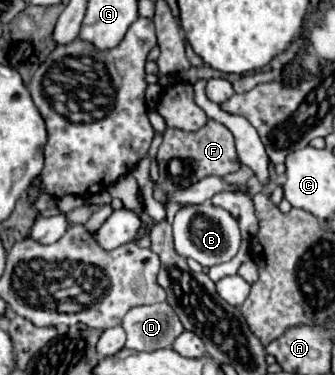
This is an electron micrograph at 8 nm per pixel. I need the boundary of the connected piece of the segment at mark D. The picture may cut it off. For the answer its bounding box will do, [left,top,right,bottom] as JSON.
[122,302,184,352]

